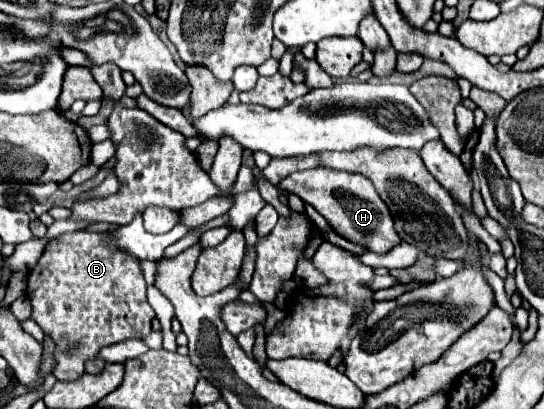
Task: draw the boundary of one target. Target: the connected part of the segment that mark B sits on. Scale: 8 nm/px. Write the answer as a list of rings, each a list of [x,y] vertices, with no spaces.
[[[87,231],[63,233],[57,241],[51,241],[45,247],[43,257],[37,261],[37,267],[27,277],[27,297],[33,305],[31,319],[37,321],[37,325],[57,343],[57,367],[53,369],[53,373],[59,381],[69,381],[81,375],[83,363],[97,357],[101,347],[147,335],[151,331],[151,319],[155,317],[155,311],[147,301],[147,283],[137,257],[107,247],[101,241],[99,233]]]

